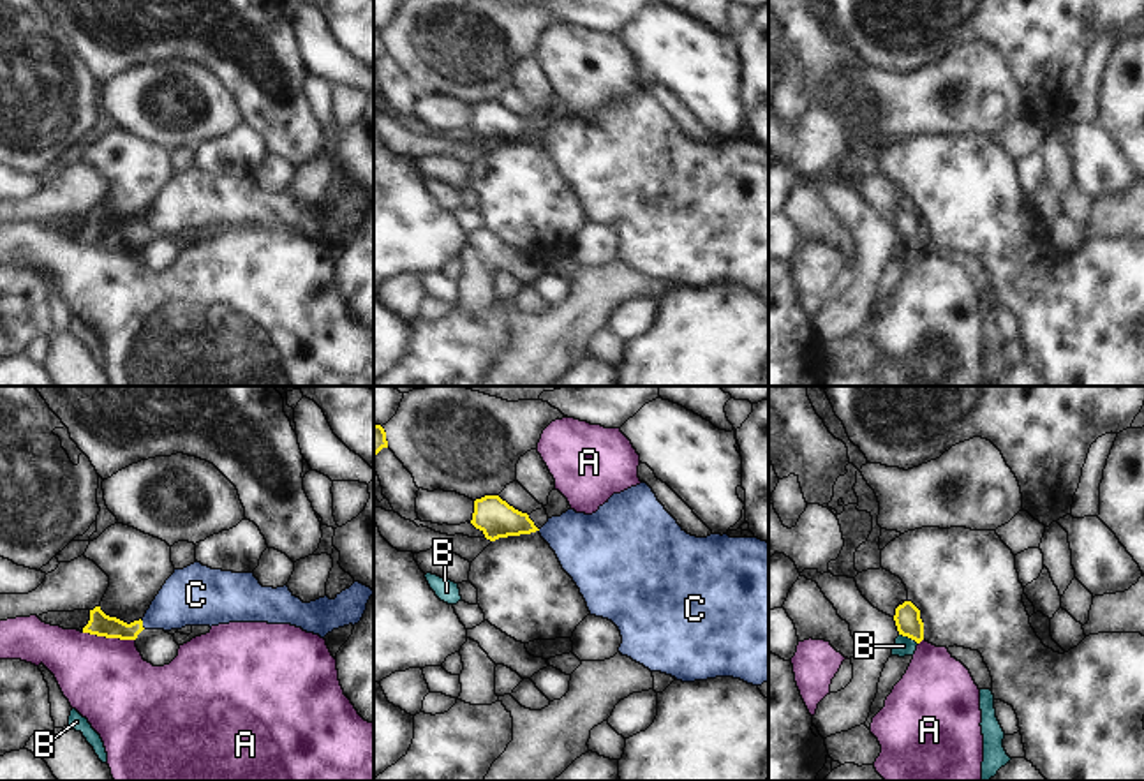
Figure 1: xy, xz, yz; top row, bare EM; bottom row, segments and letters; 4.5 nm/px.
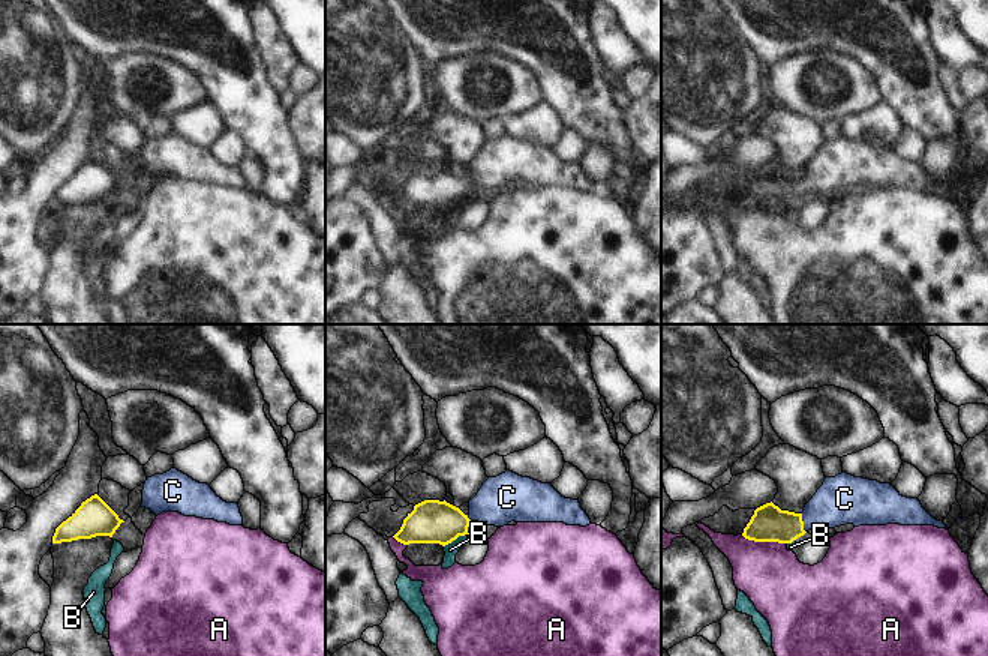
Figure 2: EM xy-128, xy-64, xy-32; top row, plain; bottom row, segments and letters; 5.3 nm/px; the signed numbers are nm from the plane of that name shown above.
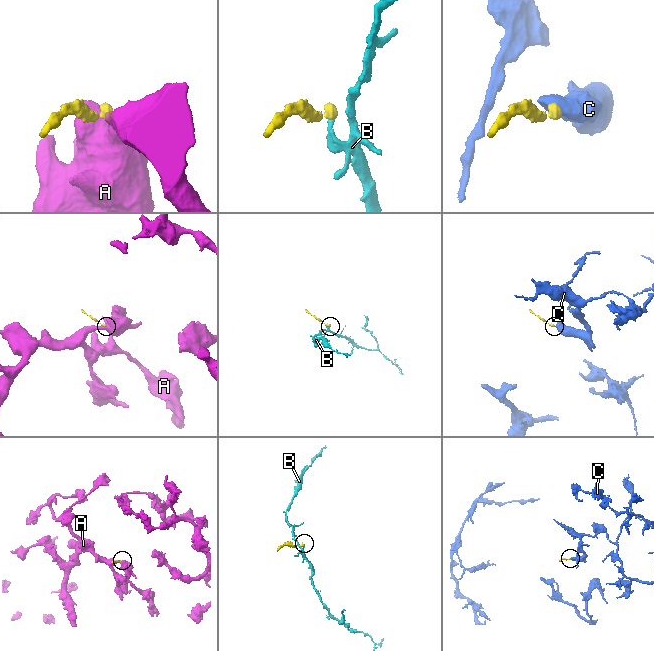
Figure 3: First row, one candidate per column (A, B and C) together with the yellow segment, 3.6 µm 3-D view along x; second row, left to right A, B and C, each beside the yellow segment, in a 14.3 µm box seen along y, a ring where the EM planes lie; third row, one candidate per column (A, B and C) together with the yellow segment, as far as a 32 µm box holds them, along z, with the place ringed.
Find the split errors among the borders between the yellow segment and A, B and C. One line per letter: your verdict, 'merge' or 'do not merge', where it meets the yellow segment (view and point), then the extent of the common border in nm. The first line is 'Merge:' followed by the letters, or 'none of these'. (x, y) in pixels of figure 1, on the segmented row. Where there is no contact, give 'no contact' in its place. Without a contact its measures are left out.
Merge: C
A: do not merge; meets yellow in xy at (110, 637); contact 240 nm long
B: do not merge; meets yellow in yz at (908, 637); contact 100 nm long
C: merge; meets yellow in xy at (141, 624); contact 40 nm long

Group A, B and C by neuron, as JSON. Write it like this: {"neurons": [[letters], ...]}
{"neurons": [["A"], ["B"], ["C"]]}

